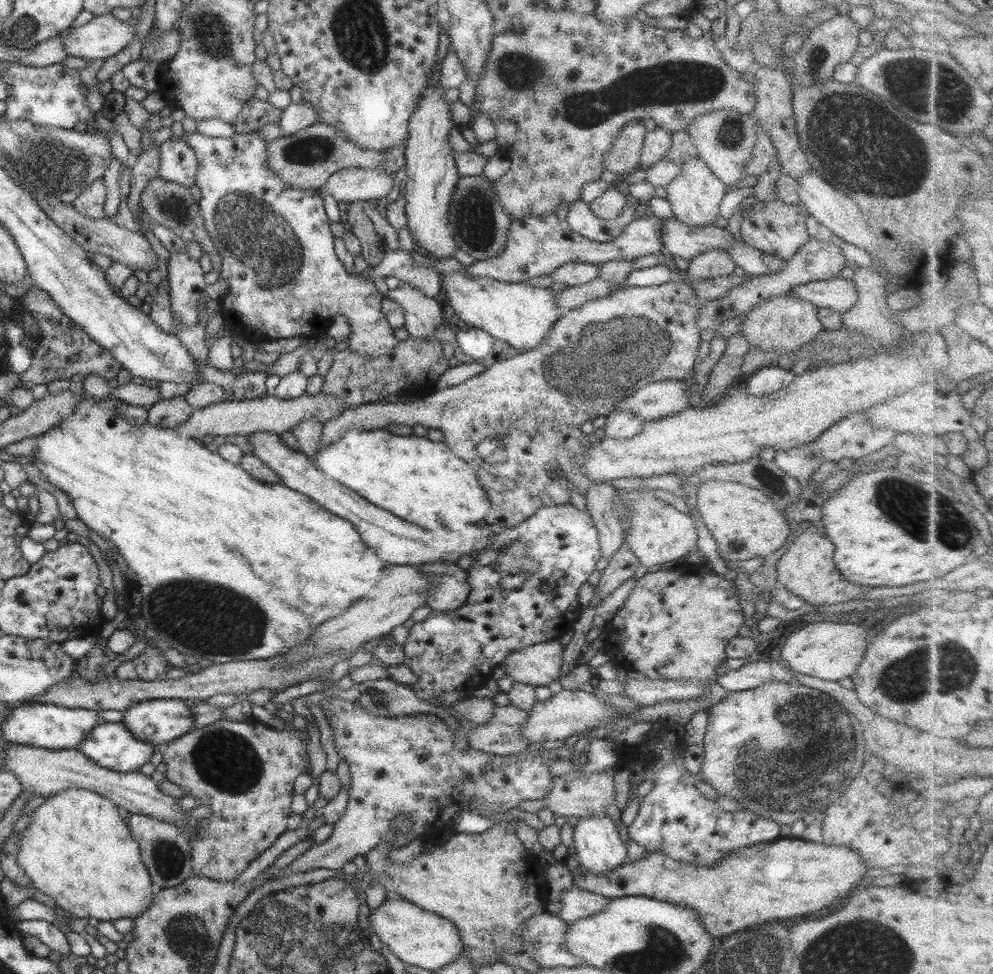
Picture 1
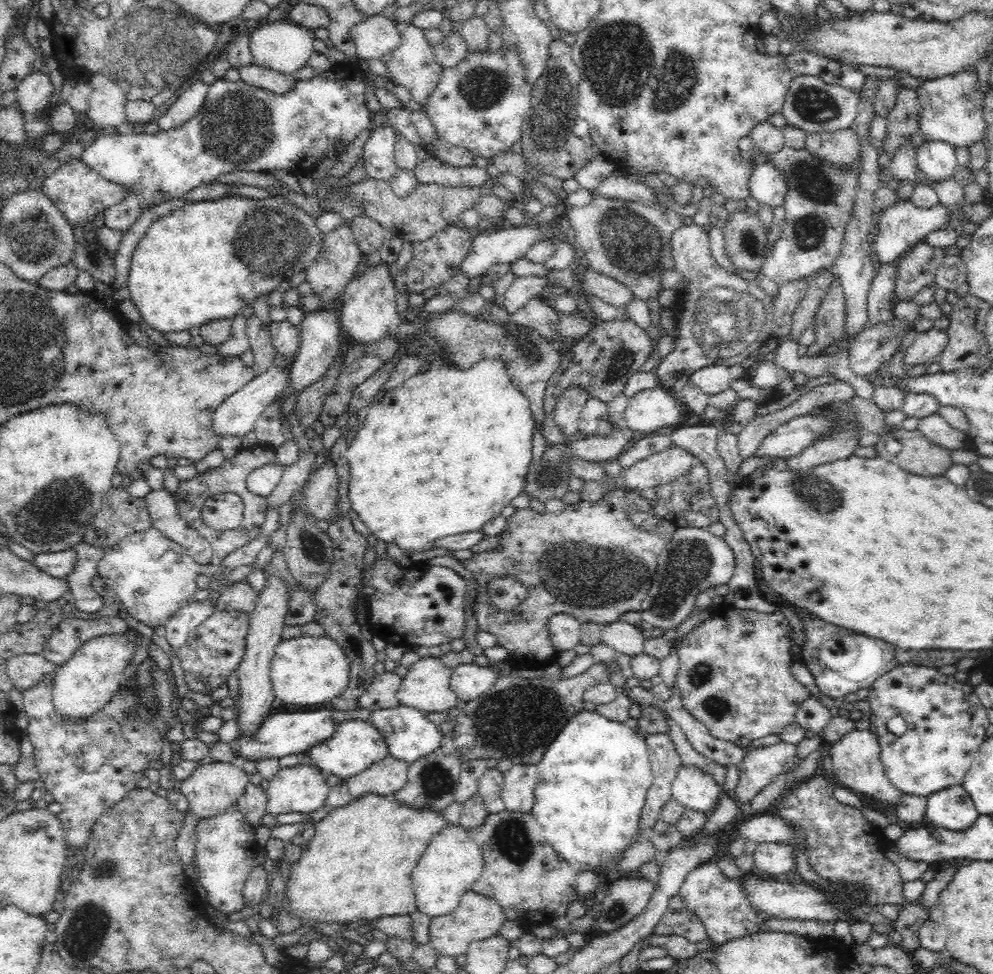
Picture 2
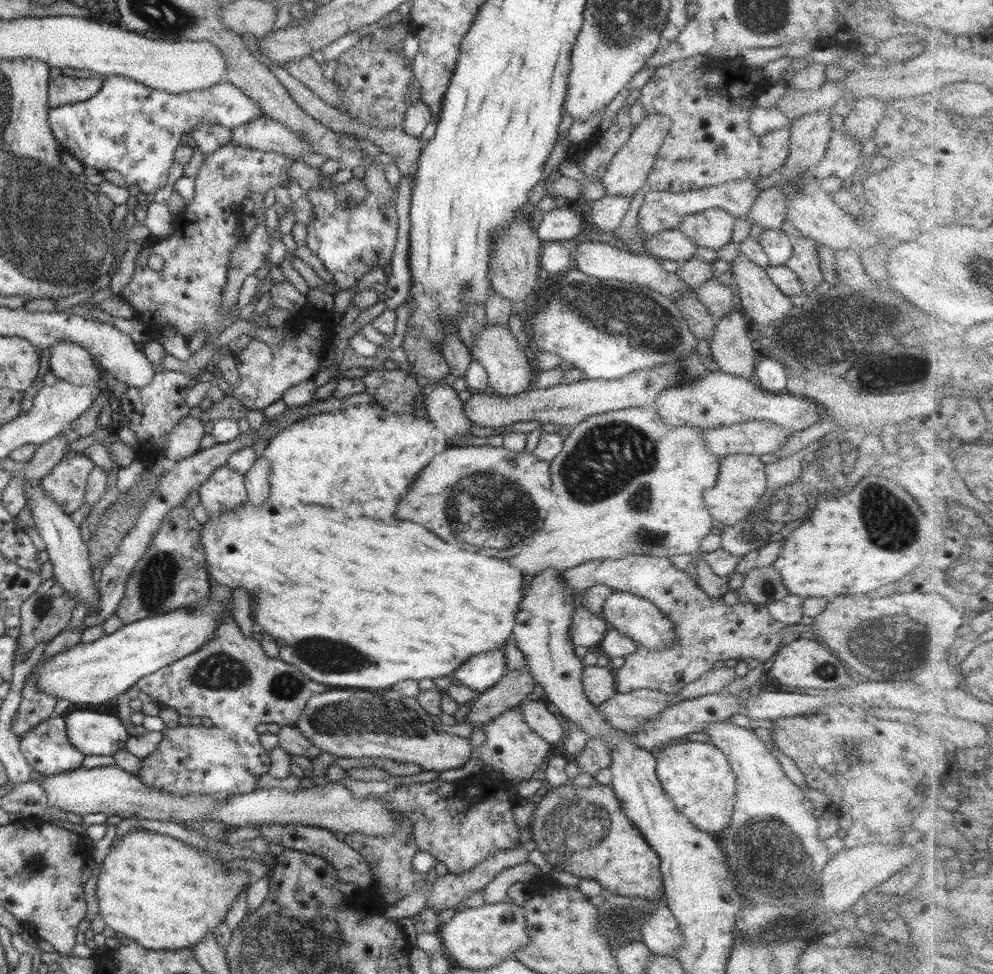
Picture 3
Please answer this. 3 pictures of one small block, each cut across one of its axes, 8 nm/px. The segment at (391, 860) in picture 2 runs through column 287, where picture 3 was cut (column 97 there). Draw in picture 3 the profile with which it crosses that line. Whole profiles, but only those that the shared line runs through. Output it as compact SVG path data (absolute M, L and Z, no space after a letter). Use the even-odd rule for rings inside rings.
M144 829L130 830L110 846L100 869L95 895L99 914L108 928L120 932L148 950L194 949L194 946L225 920L238 894L248 888L250 873L228 869L220 859L200 855L179 839Z

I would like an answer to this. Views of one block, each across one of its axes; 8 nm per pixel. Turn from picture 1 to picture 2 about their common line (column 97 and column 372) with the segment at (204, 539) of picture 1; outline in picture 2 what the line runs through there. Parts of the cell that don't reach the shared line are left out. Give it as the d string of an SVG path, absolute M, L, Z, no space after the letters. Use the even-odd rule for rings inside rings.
M485 358L466 370L444 364L441 368L429 368L423 373L415 374L392 390L386 391L378 403L369 405L364 422L359 426L354 439L348 446L346 458L350 475L348 498L351 508L377 540L383 540L387 544L395 543L407 554L436 548L434 542L446 536L481 531L488 521L501 516L502 508L508 506L520 492L524 491L526 474L533 460L534 421L535 418L526 395L518 391L516 385L506 375L502 359Z

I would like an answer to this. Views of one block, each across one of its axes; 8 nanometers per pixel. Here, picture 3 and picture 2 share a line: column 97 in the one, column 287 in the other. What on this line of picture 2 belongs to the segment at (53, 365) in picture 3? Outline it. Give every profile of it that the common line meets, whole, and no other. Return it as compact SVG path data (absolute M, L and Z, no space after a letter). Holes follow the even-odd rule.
M270 365L262 374L255 376L246 386L243 386L238 392L232 394L212 414L212 431L220 438L226 435L242 438L245 434L252 431L264 408L280 398L280 393L287 387L289 380L290 367L285 368Z

